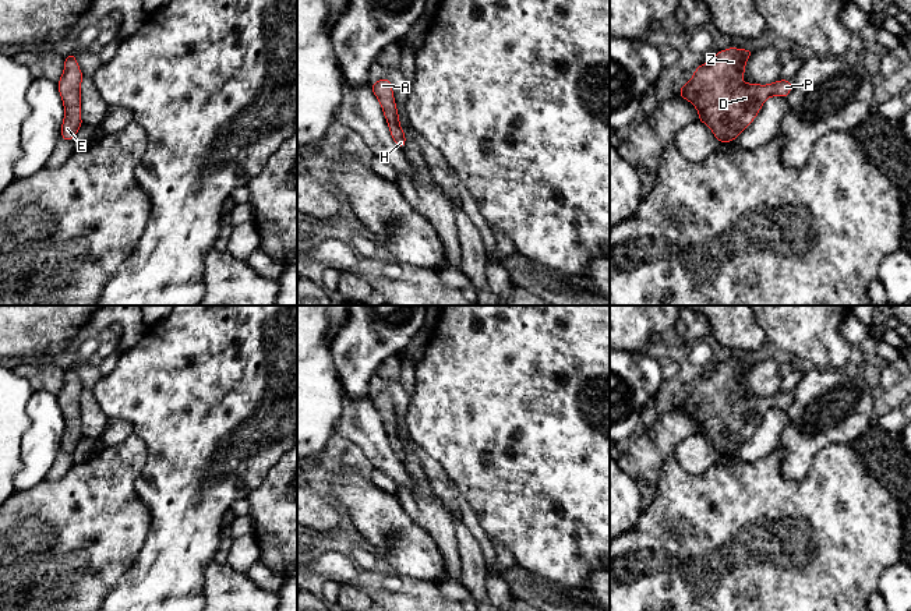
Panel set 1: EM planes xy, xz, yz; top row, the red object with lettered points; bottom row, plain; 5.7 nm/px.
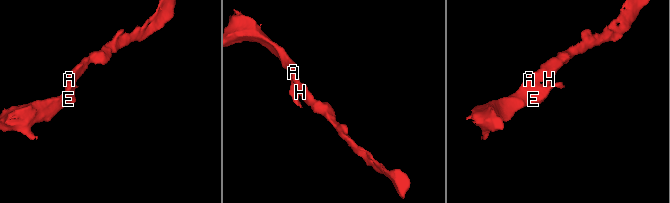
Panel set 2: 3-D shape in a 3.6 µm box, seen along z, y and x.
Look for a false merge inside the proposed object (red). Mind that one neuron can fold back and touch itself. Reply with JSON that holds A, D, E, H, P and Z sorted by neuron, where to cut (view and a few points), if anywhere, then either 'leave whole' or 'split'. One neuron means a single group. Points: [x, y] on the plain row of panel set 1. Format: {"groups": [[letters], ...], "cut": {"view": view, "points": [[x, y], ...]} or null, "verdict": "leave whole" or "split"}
{"groups": [["A", "D", "E", "H", "P", "Z"]], "cut": null, "verdict": "leave whole"}

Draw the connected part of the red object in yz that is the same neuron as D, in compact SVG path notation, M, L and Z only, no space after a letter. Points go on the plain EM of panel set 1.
M738 360L716 364L714 372L696 379L692 392L678 405L698 421L698 434L709 438L718 455L735 452L755 432L769 409L787 410L792 402L790 392L737 398L753 364Z

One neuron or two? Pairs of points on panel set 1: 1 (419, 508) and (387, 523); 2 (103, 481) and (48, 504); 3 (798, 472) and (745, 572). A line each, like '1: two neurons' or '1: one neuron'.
1: two neurons
2: one neuron
3: two neurons

